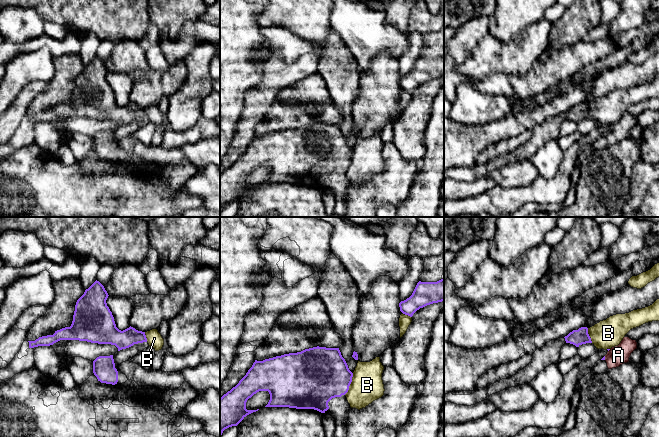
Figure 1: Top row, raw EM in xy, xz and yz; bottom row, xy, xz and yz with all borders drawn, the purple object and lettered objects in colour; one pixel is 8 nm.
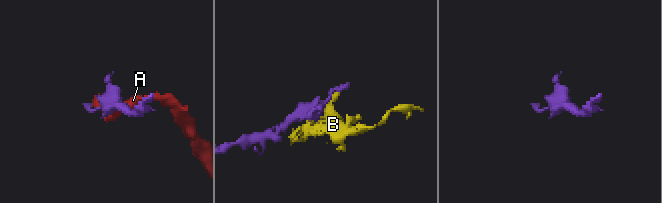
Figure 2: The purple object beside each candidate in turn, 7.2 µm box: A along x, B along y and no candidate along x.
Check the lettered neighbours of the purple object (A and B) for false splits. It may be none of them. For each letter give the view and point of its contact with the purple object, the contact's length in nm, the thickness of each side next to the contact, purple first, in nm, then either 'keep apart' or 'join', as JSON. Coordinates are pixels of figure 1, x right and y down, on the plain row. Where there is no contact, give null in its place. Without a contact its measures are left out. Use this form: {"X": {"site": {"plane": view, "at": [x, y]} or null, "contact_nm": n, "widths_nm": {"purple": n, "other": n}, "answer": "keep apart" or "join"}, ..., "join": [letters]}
{"A": {"site": {"plane": "yz", "at": [604, 134]}, "contact_nm": 30, "widths_nm": {"purple": 20, "other": 160}, "answer": "join"}, "B": {"site": {"plane": "xz", "at": [350, 159]}, "contact_nm": 190, "widths_nm": {"purple": 420, "other": 260}, "answer": "keep apart"}, "join": ["A"]}

